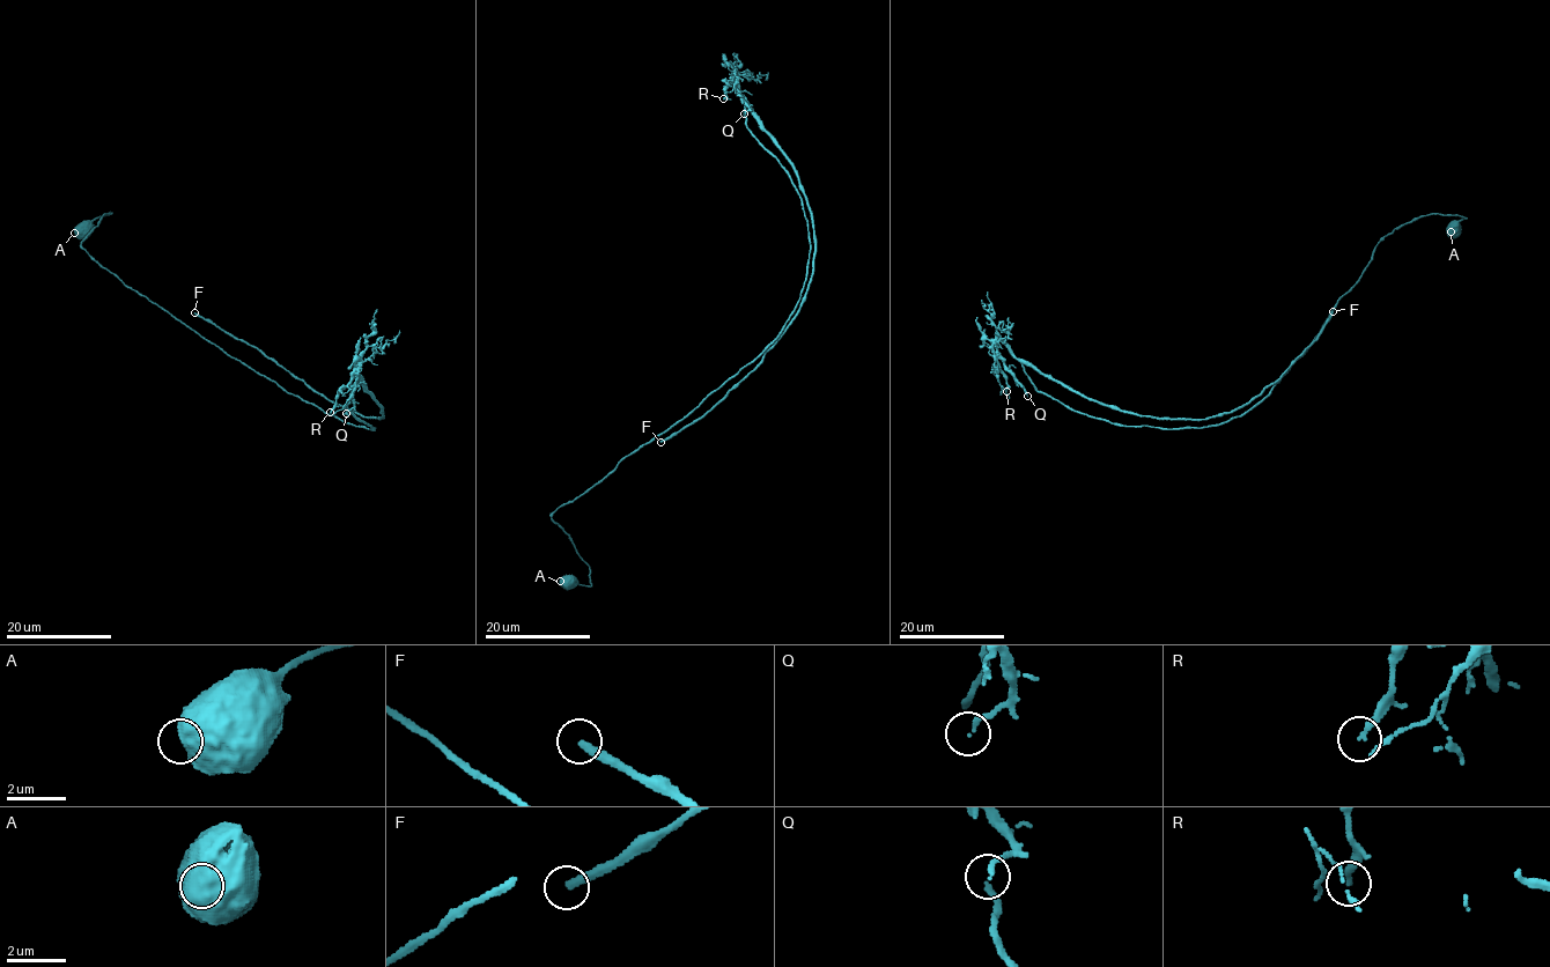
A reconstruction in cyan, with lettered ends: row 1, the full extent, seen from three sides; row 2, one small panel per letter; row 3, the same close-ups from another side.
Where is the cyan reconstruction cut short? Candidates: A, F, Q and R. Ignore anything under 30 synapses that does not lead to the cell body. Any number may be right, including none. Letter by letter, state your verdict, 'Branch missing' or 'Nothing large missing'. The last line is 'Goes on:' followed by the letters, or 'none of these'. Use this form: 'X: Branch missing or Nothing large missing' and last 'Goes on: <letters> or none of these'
A: Nothing large missing
F: Branch missing
Q: Nothing large missing
R: Nothing large missing
Goes on: F

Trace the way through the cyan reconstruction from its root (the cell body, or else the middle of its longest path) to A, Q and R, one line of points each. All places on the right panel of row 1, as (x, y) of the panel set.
A: (1130, 426), (1212, 426), (1245, 414), (1304, 354), (1384, 237), (1422, 215), (1463, 216), (1451, 231)
Q: (1130, 426), (1119, 426), (1075, 412), (1039, 392), (1021, 363), (997, 339), (999, 357), (1027, 396)
R: (1130, 426), (1119, 426), (1075, 412), (1039, 392), (1021, 363), (997, 339), (997, 363), (1006, 381), (1006, 391)

